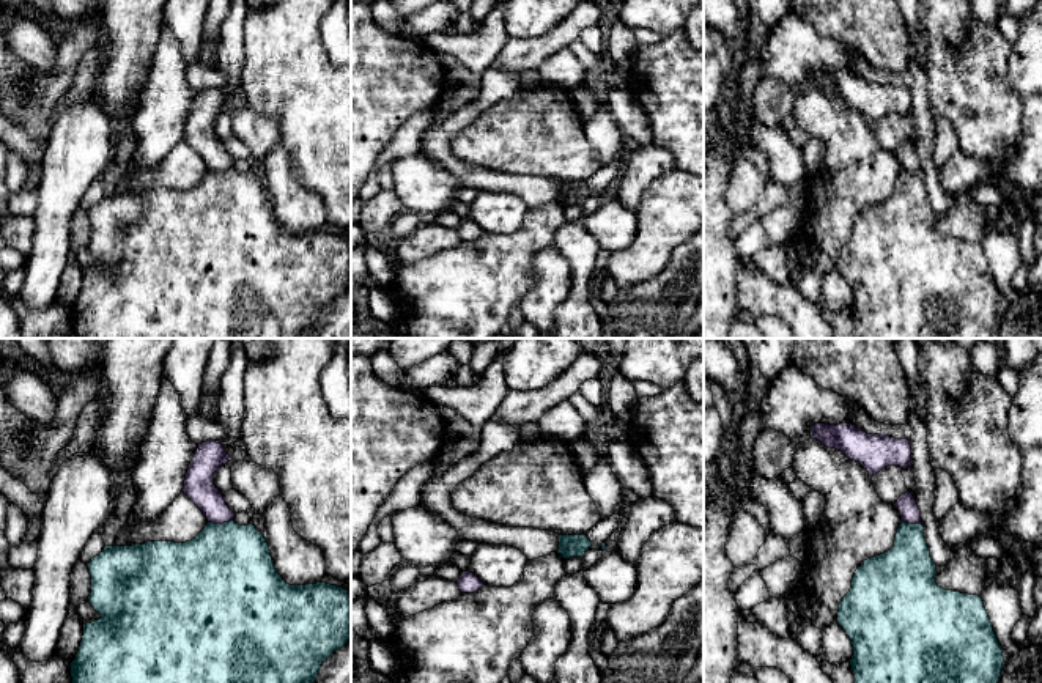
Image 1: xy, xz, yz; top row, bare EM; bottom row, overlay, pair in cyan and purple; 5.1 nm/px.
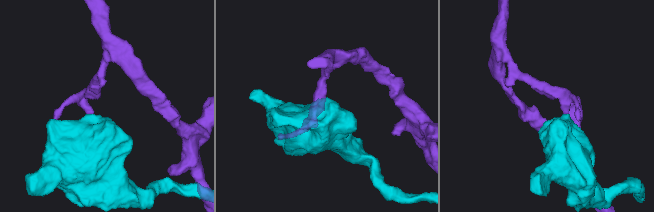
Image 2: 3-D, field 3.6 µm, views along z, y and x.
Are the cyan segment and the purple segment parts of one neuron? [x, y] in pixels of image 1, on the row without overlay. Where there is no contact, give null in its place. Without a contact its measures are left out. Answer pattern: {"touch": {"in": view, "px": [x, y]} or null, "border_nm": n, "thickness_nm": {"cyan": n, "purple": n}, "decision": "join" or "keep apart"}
{"touch": {"in": "xy", "px": [219, 172]}, "border_nm": 130, "thickness_nm": {"cyan": 480, "purple": 160}, "decision": "keep apart"}

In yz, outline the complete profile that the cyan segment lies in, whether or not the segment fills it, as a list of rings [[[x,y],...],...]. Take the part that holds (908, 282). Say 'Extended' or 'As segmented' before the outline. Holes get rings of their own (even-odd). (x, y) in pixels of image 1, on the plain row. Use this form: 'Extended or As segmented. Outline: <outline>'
As segmented. Outline: [[[903,168],[894,194],[858,214],[837,260],[837,271],[853,293],[848,310],[856,338],[996,338],[1004,304],[982,246],[938,234],[935,220],[924,173]]]

